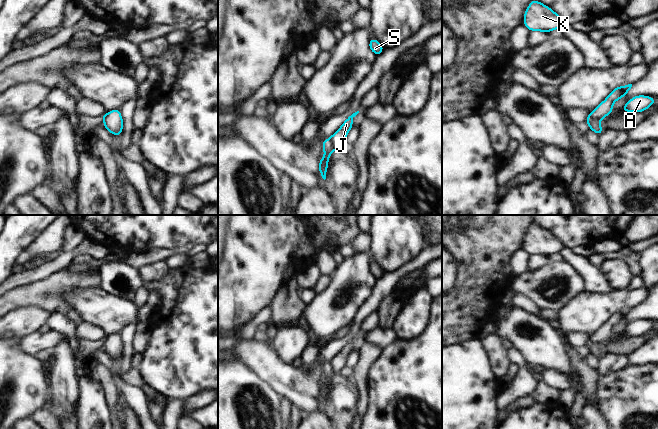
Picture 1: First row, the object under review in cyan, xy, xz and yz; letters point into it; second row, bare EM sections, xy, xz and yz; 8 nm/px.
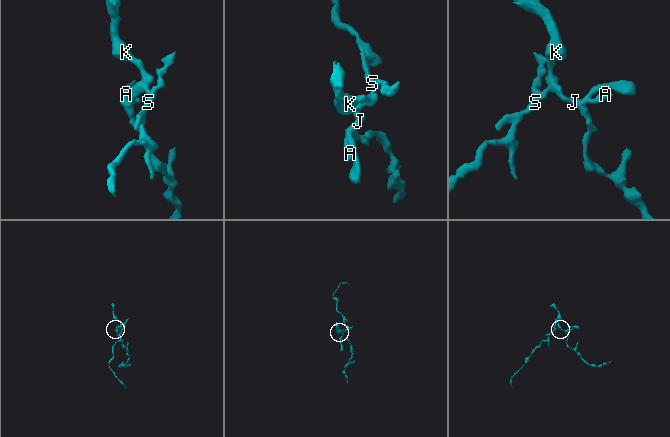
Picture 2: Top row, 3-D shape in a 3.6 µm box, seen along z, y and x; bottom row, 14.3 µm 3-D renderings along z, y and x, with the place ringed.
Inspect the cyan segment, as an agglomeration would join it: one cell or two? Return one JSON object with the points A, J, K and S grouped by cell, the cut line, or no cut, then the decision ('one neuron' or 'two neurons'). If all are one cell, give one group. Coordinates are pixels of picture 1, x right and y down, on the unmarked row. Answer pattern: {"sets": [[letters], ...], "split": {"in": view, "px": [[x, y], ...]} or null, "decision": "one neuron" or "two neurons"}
{"sets": [["A"], ["J", "K", "S"]], "split": {"in": "xz", "px": [[329, 362], [333, 373]]}, "decision": "two neurons"}

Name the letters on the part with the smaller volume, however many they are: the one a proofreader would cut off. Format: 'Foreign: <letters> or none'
Foreign: A

